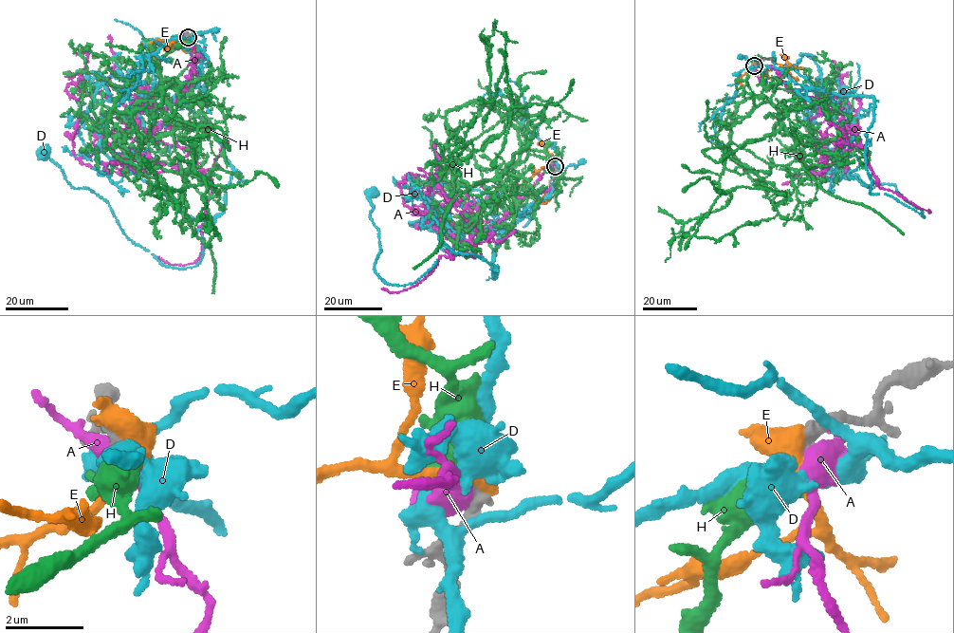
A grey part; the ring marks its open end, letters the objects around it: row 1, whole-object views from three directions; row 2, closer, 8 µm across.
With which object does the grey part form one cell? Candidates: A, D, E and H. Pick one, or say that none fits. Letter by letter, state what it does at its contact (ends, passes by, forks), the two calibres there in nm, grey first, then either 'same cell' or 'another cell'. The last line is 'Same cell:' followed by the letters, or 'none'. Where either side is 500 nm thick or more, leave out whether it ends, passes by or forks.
A: calibres 600 and 500 nm; another cell
D: calibres 600 and 280 nm; another cell
E: calibres 600 and 600 nm; another cell
H: calibres 500 and 440 nm; same cell
Same cell: H

